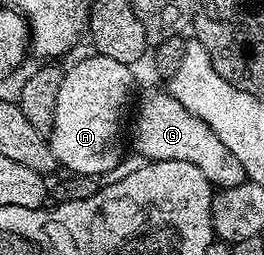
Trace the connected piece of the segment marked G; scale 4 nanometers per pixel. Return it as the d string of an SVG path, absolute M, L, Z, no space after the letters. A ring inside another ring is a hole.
M171 92L148 93L140 101L140 110L135 110L136 126L130 129L130 145L145 162L150 161L181 161L194 163L202 175L217 190L238 187L246 178L242 163L225 147L222 139L214 135L214 131L201 117L196 117L189 109L182 107ZM132 133L132 141L131 141Z

